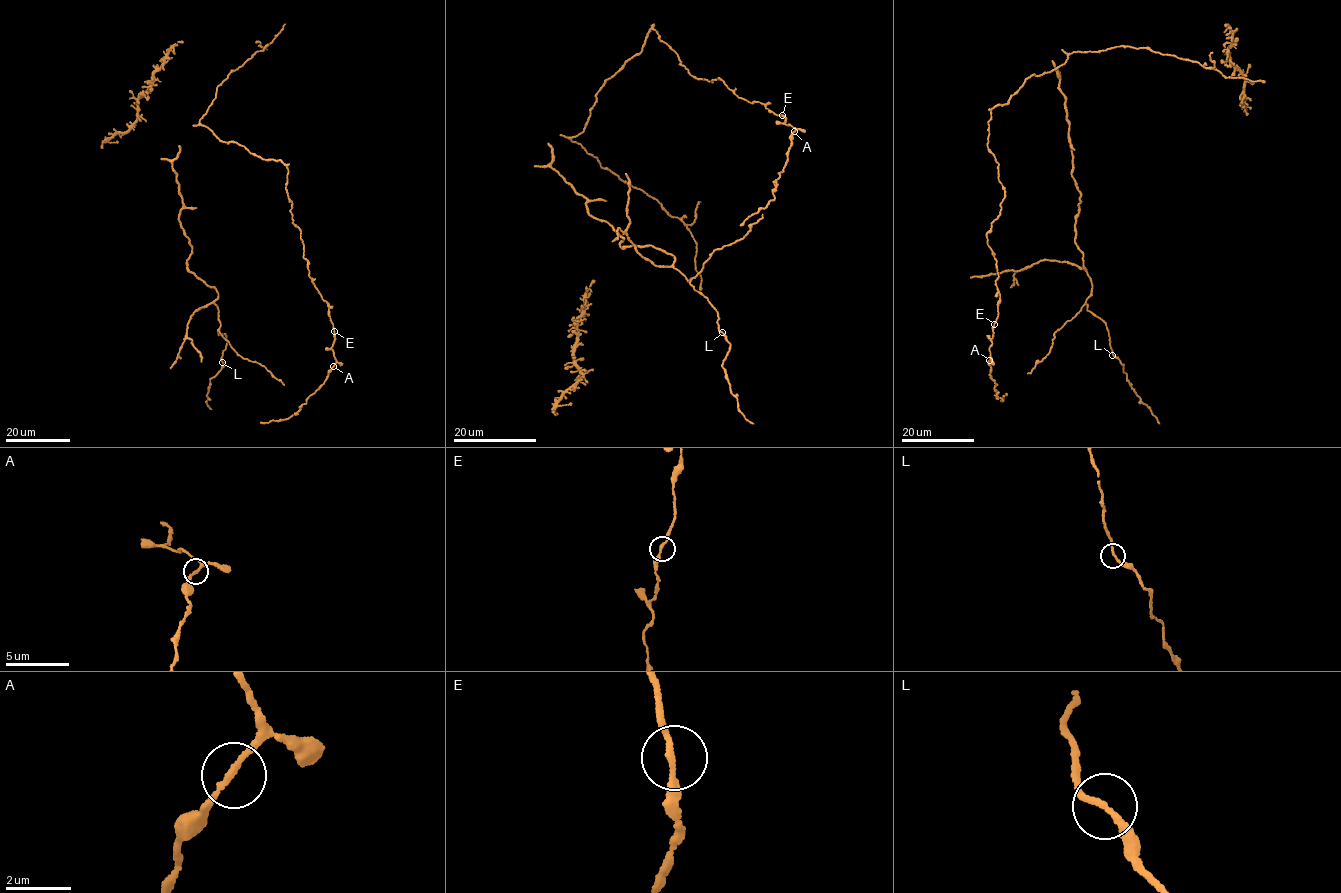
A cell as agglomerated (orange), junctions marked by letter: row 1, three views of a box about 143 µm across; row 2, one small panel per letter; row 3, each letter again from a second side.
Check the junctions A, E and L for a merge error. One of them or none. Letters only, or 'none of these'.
none of these

